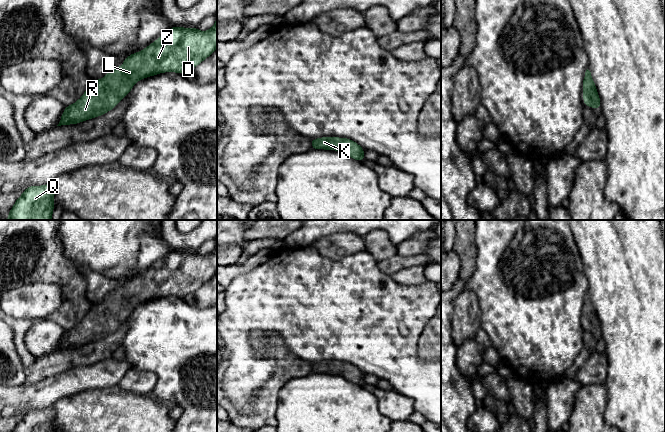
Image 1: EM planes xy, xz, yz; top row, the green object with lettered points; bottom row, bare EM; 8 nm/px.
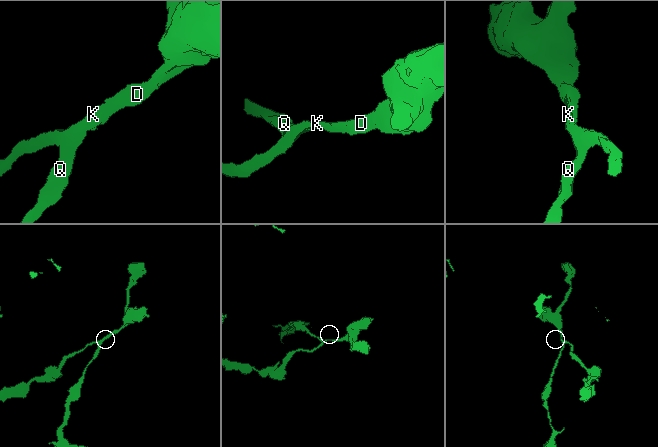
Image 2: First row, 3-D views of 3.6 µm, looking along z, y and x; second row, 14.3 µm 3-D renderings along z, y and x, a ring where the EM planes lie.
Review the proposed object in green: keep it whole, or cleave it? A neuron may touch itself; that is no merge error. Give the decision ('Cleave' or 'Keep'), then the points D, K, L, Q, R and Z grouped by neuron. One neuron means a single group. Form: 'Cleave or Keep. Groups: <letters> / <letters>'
Keep. Groups: D K L Q R Z

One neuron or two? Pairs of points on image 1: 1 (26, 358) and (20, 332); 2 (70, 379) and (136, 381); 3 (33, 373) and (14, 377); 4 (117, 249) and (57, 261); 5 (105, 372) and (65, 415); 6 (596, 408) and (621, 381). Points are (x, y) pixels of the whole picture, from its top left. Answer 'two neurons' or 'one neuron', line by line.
1: one neuron
2: two neurons
3: two neurons
4: two neurons
5: two neurons
6: two neurons

